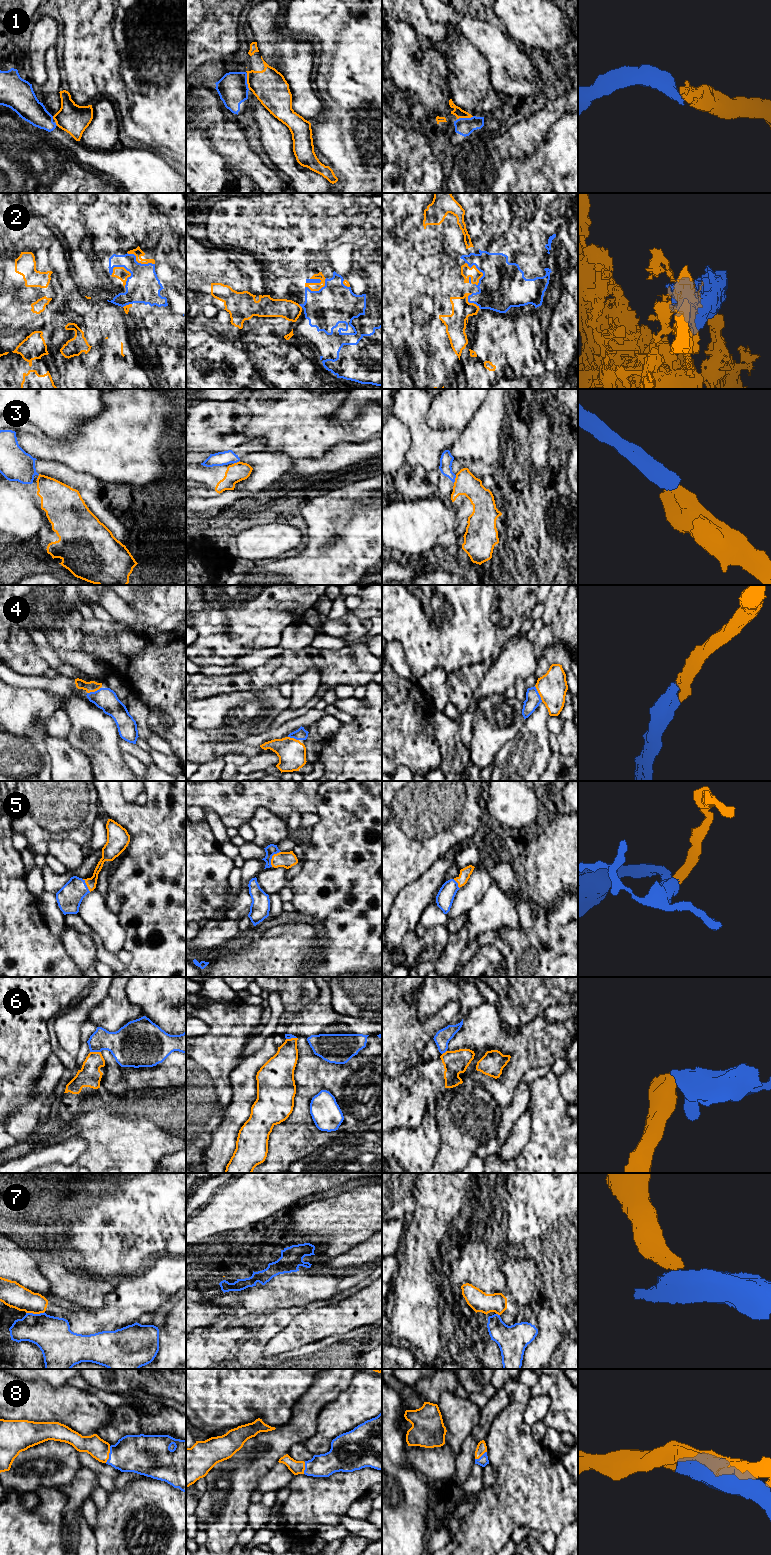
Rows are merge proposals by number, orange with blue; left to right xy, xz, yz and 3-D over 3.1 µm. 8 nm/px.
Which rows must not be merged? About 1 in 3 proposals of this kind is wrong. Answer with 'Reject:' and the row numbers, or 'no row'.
Reject: 1, 2, 3, 6, 7

